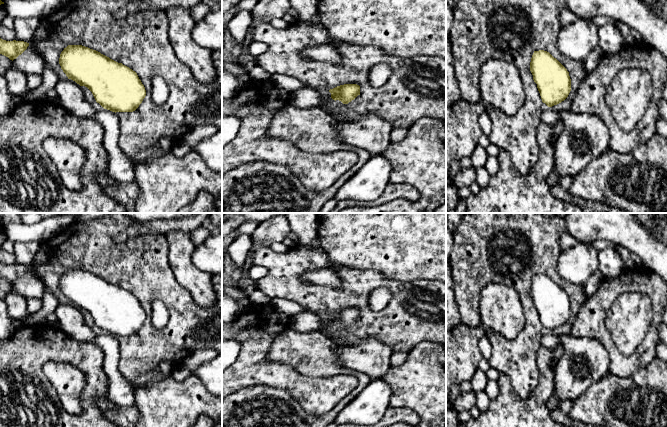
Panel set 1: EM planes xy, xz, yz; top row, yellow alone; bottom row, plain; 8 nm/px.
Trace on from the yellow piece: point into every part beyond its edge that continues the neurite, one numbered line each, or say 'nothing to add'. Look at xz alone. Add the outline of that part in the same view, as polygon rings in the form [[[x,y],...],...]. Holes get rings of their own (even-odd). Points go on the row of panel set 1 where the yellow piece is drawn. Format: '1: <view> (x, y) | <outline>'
nothing to add

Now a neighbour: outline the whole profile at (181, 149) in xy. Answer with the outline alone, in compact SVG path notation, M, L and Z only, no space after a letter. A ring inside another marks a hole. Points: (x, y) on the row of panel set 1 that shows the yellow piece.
M182 142L175 145L172 149L172 153L176 157L183 157L184 155L186 155L190 151L192 151L192 149L189 146L187 146L186 144L182 143Z

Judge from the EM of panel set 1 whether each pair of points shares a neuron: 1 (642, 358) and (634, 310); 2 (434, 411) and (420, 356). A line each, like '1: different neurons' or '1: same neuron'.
1: different neurons
2: same neuron

